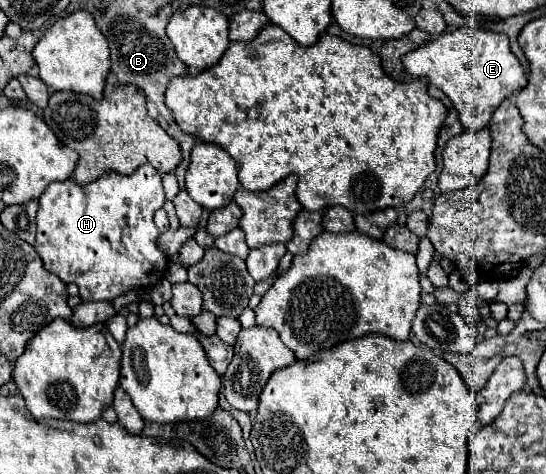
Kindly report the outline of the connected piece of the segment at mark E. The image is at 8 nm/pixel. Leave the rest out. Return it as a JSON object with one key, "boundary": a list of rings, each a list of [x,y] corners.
{"boundary":[[[450,29],[424,43],[424,47],[404,55],[404,69],[410,75],[426,77],[430,85],[444,91],[468,131],[480,131],[488,125],[502,99],[520,91],[528,79],[520,61],[510,51],[508,35],[488,29]]]}

